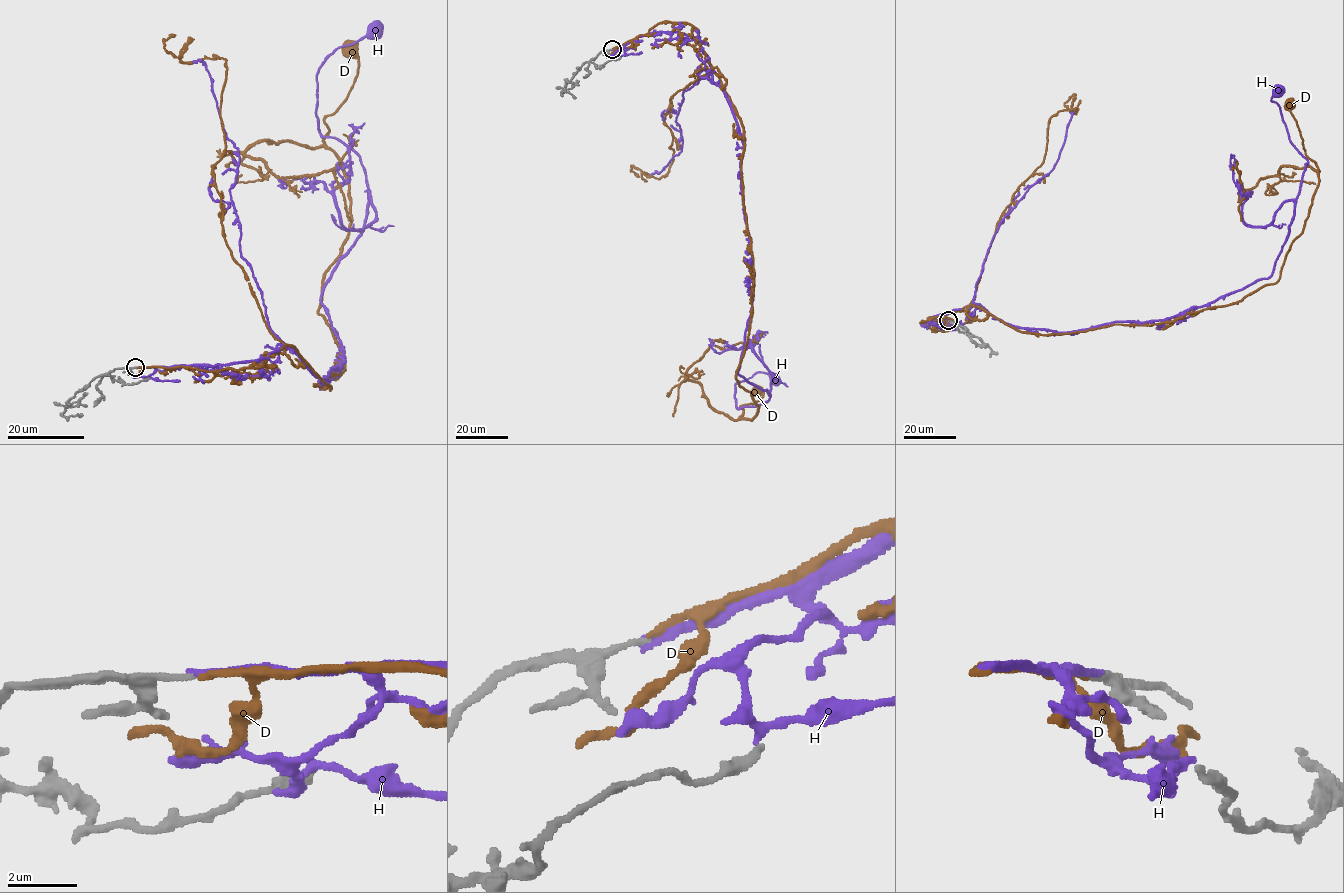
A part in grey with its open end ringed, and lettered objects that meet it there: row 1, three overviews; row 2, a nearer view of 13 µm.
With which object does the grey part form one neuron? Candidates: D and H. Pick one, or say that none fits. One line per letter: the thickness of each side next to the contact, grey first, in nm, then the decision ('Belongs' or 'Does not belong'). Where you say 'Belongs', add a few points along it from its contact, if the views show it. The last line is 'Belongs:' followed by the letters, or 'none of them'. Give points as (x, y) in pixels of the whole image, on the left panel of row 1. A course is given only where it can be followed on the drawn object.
D: Thickness 150 nm (grey) against 180 nm. Belongs. Its course: (135, 368), (256, 369), (289, 345), (326, 386), (343, 371), (318, 309), (351, 224), (324, 138), (349, 50)
H: Thickness 190 nm (grey) against 240 nm. Does not belong
Belongs: D

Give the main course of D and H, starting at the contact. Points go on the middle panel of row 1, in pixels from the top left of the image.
D: (611, 49), (659, 23), (690, 24), (741, 122), (753, 287), (736, 378), (758, 406), (741, 419), (757, 390)
H: (611, 49), (679, 32), (708, 59), (743, 145), (738, 373), (770, 395), (737, 408), (736, 383), (774, 378)

